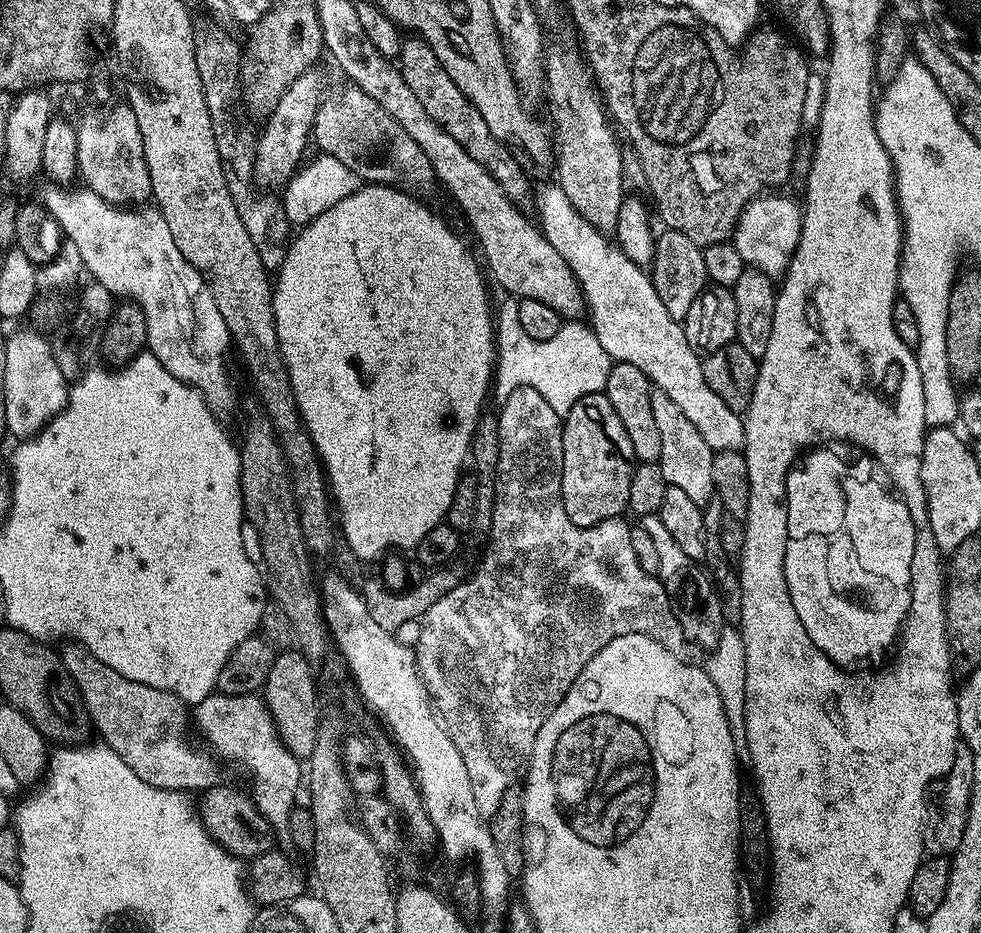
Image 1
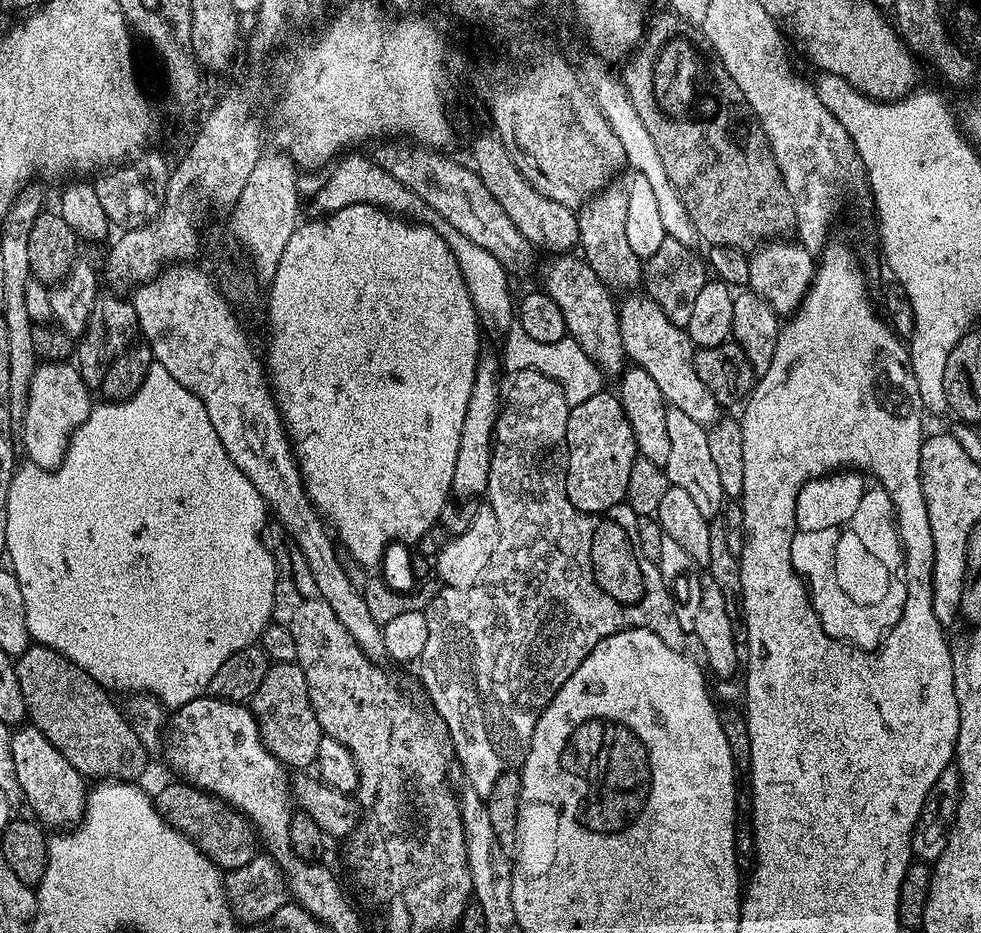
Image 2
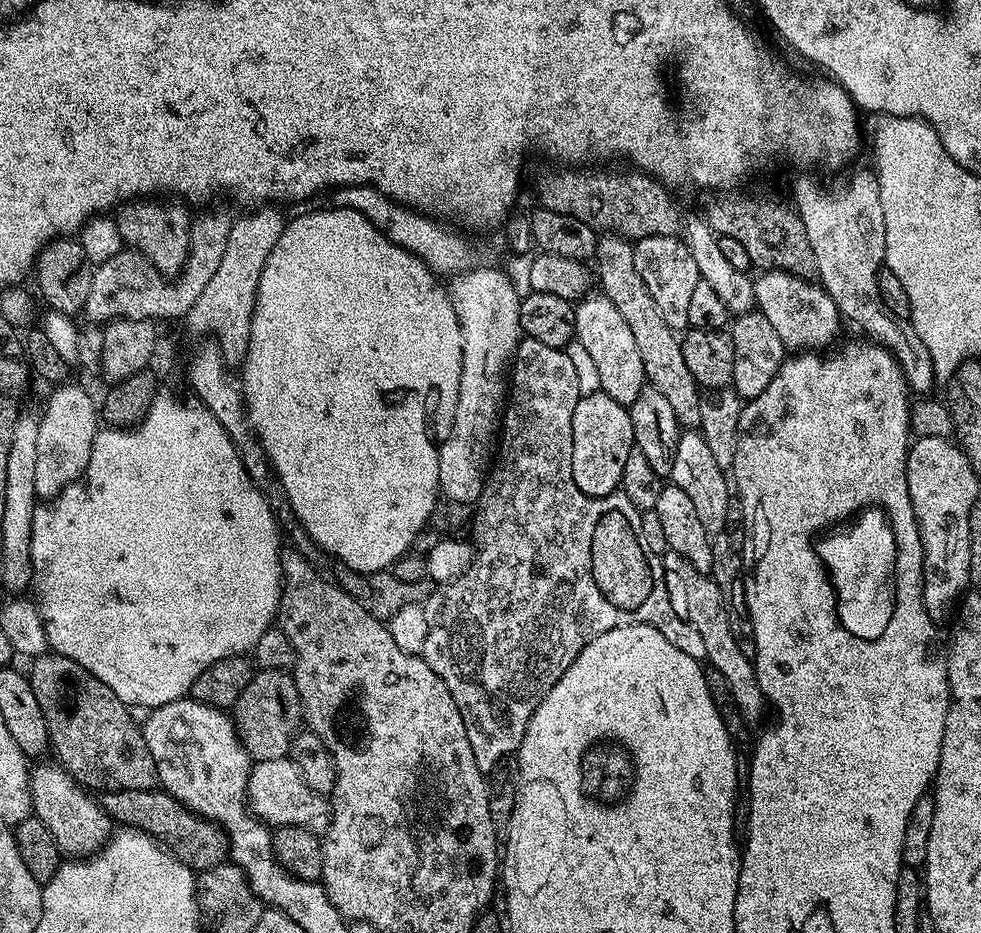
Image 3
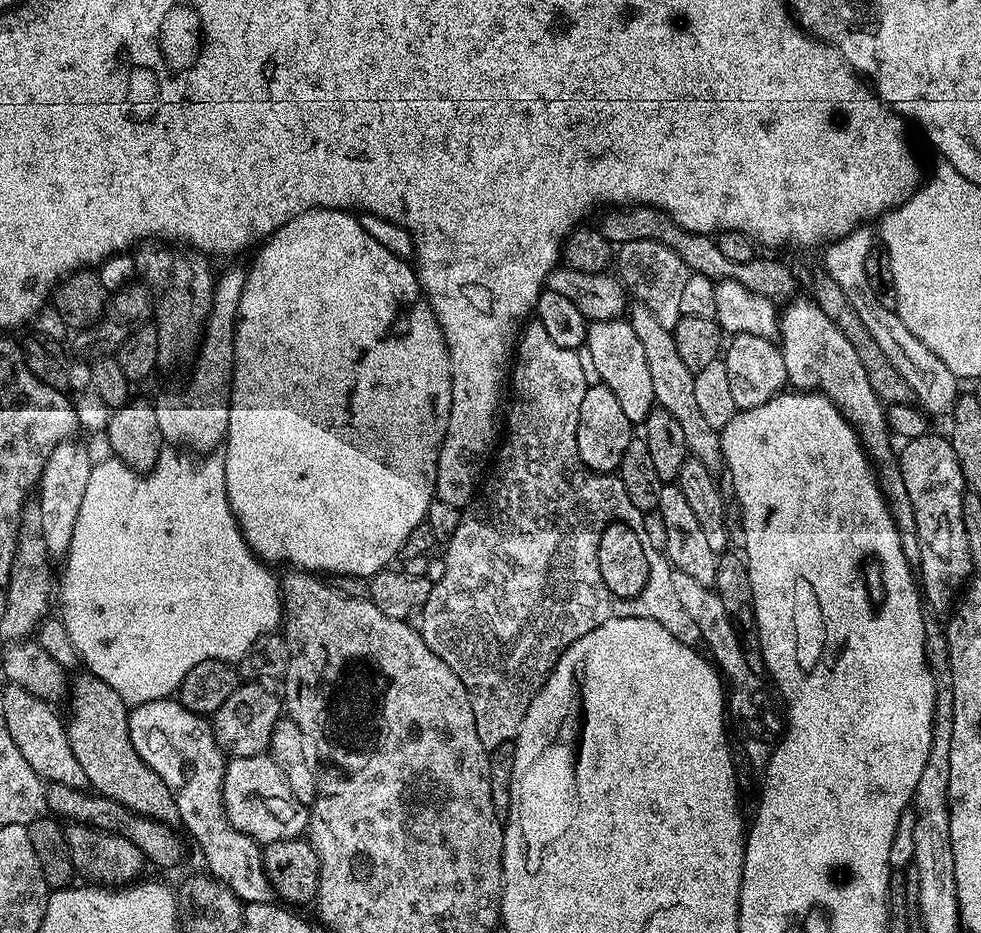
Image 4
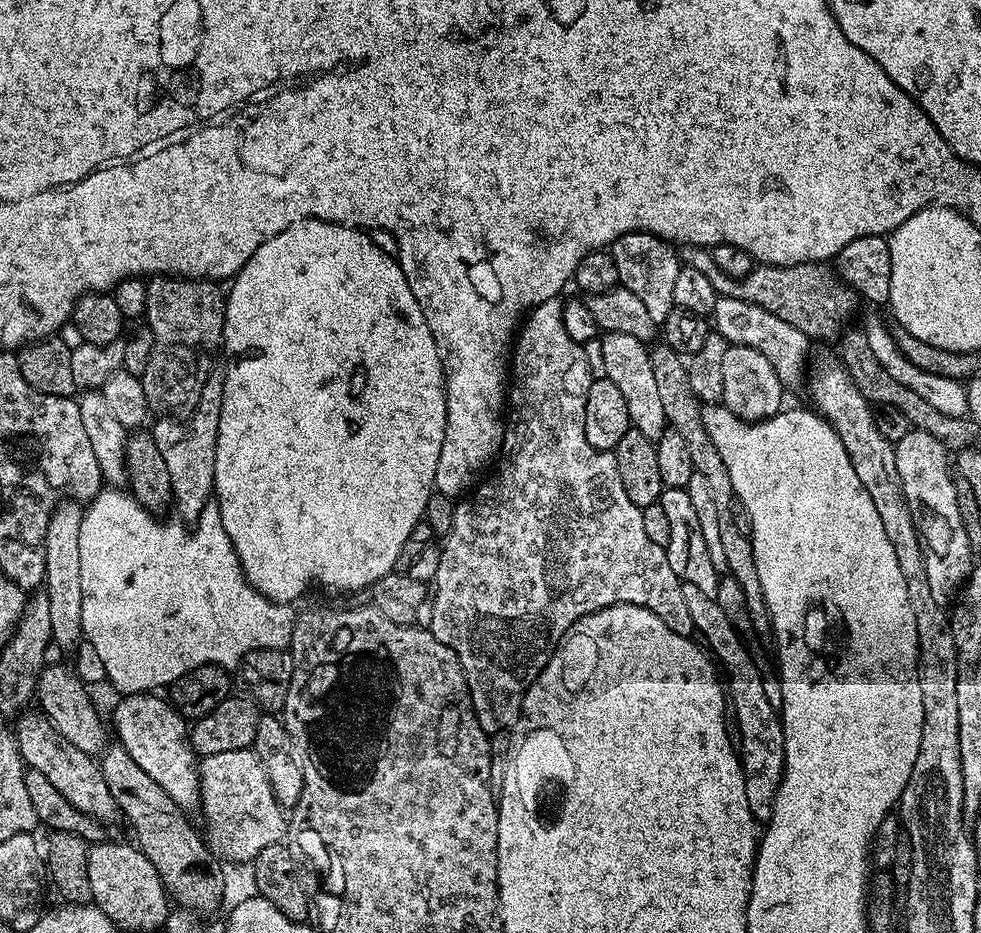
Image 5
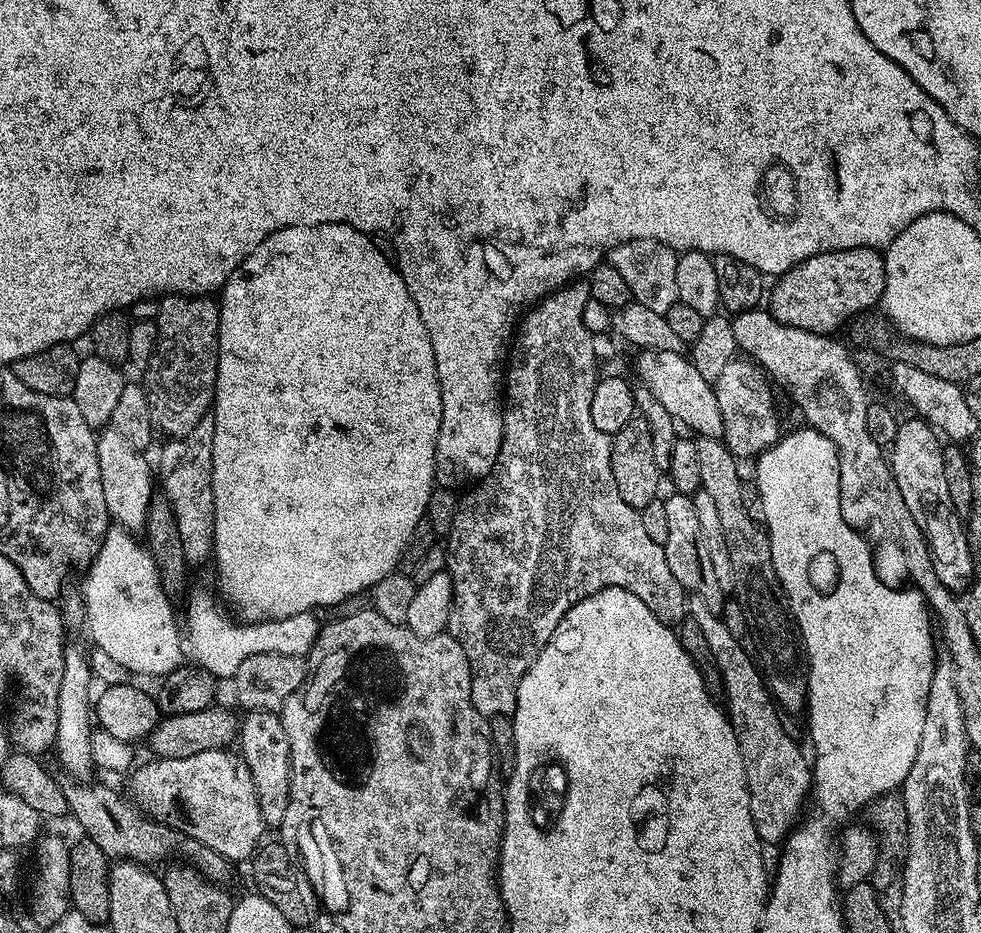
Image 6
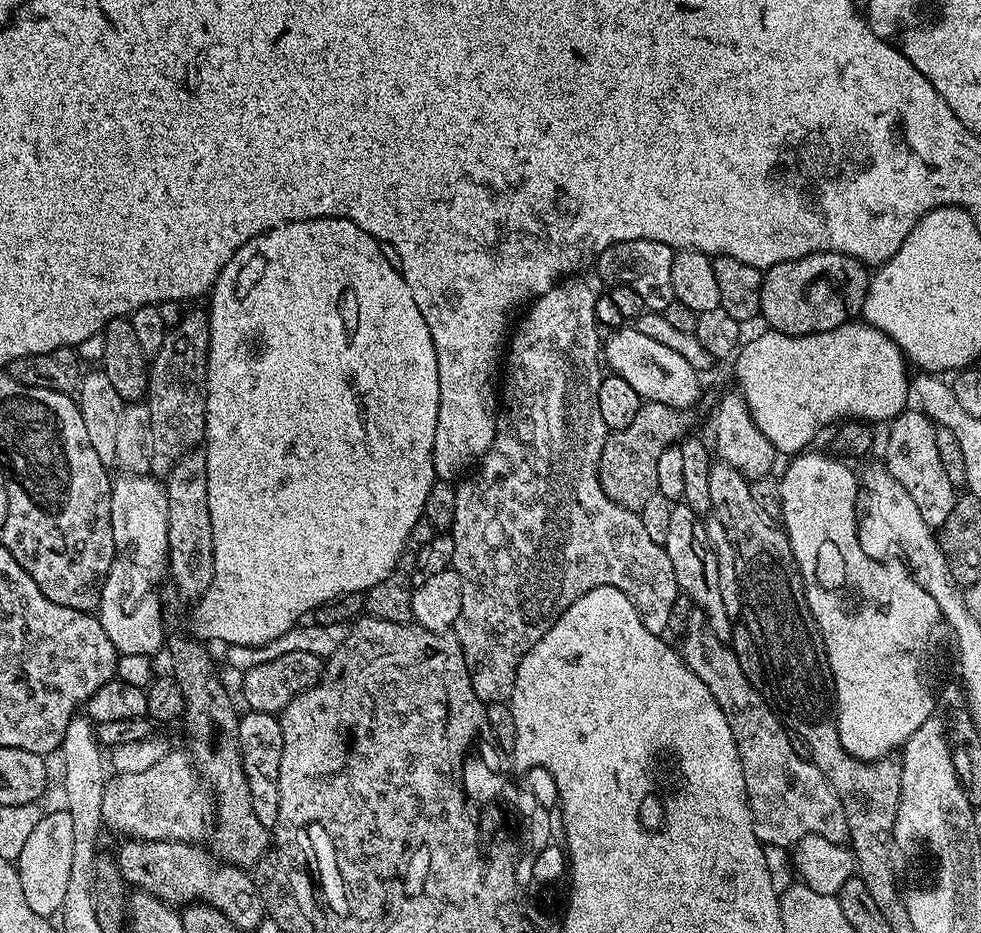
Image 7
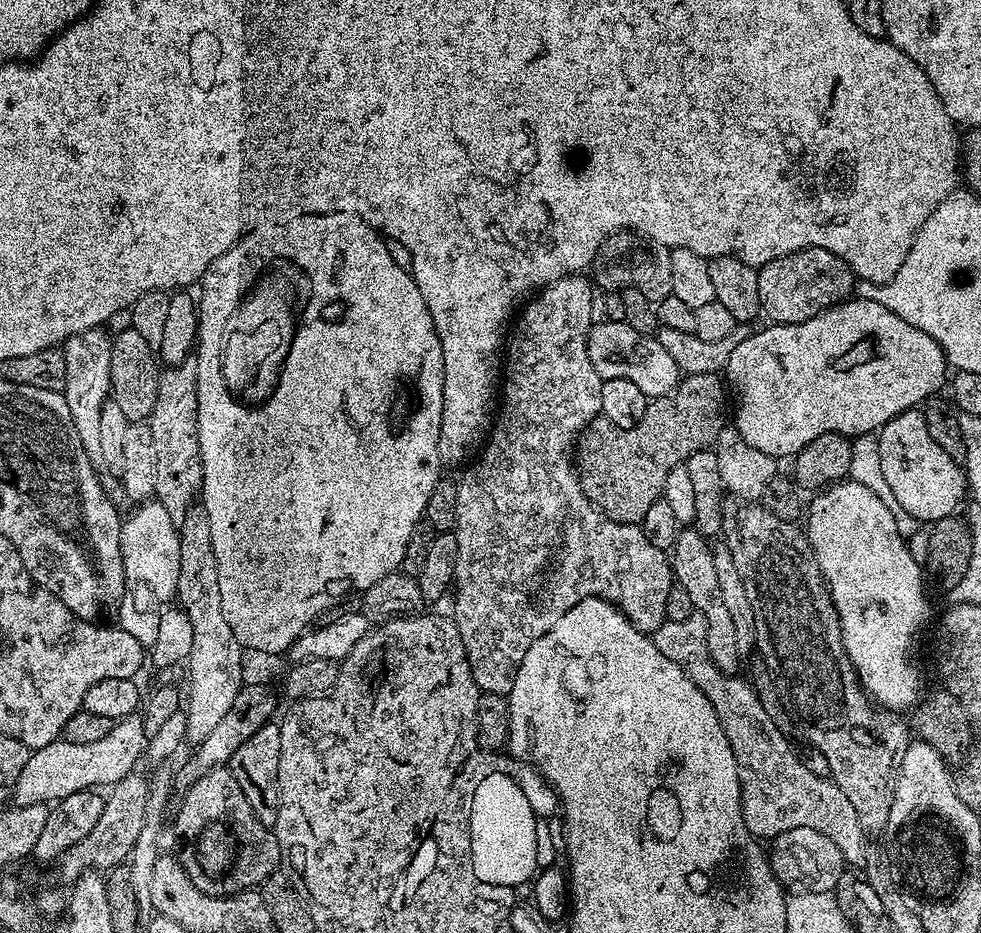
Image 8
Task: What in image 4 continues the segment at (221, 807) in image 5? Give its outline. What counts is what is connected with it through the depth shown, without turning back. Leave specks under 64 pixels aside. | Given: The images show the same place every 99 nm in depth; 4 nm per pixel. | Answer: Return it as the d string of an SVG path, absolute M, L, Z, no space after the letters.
M233 756L225 763L224 813L234 830L240 830L257 844L303 837L308 830L309 811L309 805L290 794L290 786L286 786L286 778L282 778L282 770L274 766L271 756Z

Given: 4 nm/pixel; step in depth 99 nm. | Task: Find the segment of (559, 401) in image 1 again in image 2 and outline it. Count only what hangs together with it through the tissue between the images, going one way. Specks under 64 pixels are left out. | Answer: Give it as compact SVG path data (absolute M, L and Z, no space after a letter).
M451 230L445 231L443 238L458 262L458 270L462 270L462 278L466 282L468 292L472 295L477 317L487 327L489 324L492 328L504 328L509 321L512 323L506 334L504 354L500 356L503 369L507 373L515 374L522 369L530 368L546 374L561 385L569 405L581 404L603 389L603 373L586 352L578 346L575 339L565 336L558 342L537 342L534 338L530 338L530 334L526 330L522 329L519 321L513 321L514 296L512 300L512 292L508 289L510 273L501 262L498 262L497 258L494 258L494 254L490 254L490 250L482 250L482 246L474 246L474 242L470 242L470 238Z

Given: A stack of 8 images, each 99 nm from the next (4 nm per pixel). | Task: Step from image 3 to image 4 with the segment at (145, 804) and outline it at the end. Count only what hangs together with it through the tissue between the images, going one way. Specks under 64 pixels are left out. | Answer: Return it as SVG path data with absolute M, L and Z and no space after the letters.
M48 784L44 793L47 811L53 817L73 824L88 824L110 834L118 834L126 838L126 842L134 842L149 865L157 864L160 868L172 868L184 856L184 844L175 836L169 825L146 818L126 806L122 802L114 802L99 794L89 794L80 788L71 788L61 784Z

